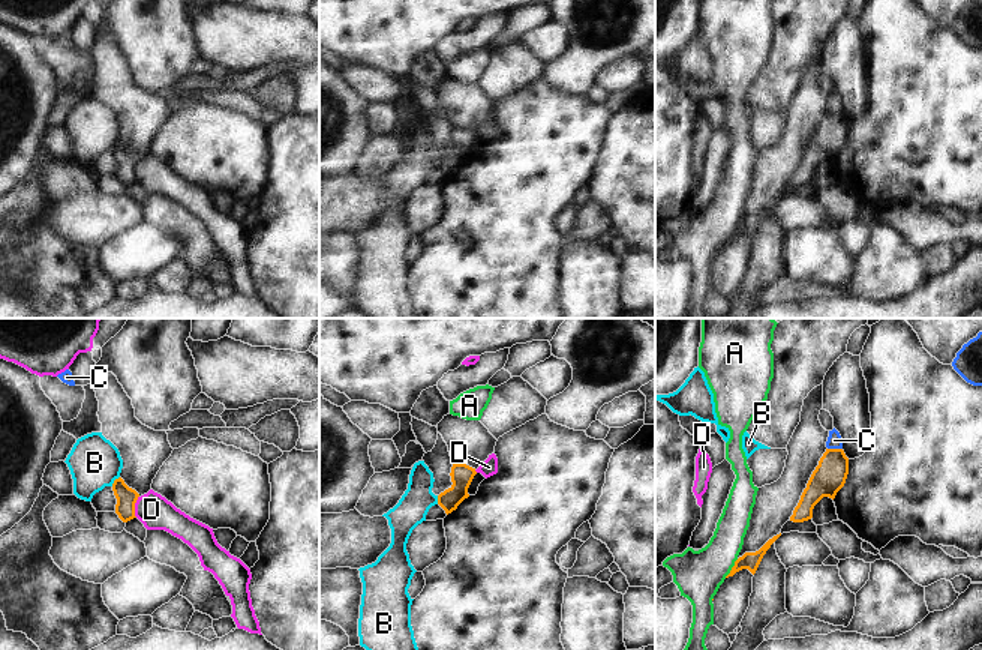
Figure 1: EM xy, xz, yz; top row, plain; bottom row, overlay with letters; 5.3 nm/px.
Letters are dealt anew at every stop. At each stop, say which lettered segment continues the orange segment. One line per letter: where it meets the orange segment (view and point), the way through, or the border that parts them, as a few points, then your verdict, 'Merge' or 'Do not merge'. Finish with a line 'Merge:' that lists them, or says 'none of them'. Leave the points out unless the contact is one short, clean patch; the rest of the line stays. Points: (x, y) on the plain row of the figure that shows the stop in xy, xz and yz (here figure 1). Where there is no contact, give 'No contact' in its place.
A: Touches orange at yz (732, 231). Boundary: yz (738, 222), (724, 240). Do not merge
B: Touches orange at xy (114, 144). Boundary: xy (119, 140), (111, 149). Do not merge
C: Touches orange at yz (835, 113). Boundary: yz (828, 111), (841, 113). Do not merge
D: Touches orange at xy (134, 170). Boundary: xy (138, 159), (135, 180). Do not merge
Merge: none of them

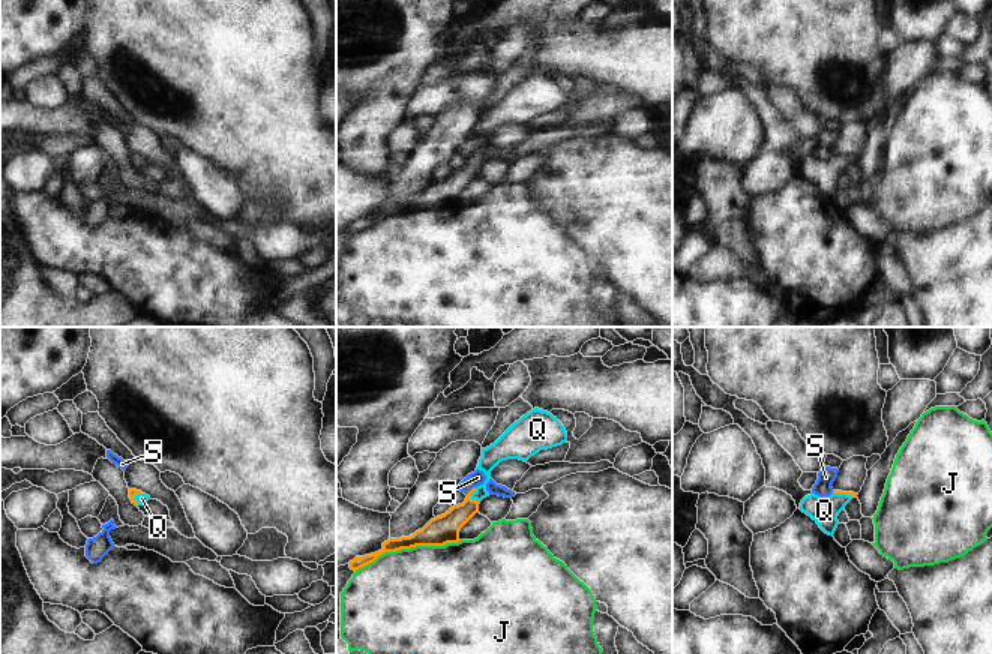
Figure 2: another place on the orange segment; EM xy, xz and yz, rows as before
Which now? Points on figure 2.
J: Touches orange at xz (407, 212). Do not merge
Q: Touches orange at xz (470, 161). Path across: xz (441, 194), (470, 161), (483, 150), (491, 120). Merge
S: Touches orange at xz (471, 153). Boundary: xz (474, 150), (465, 158). Do not merge
Merge: Q

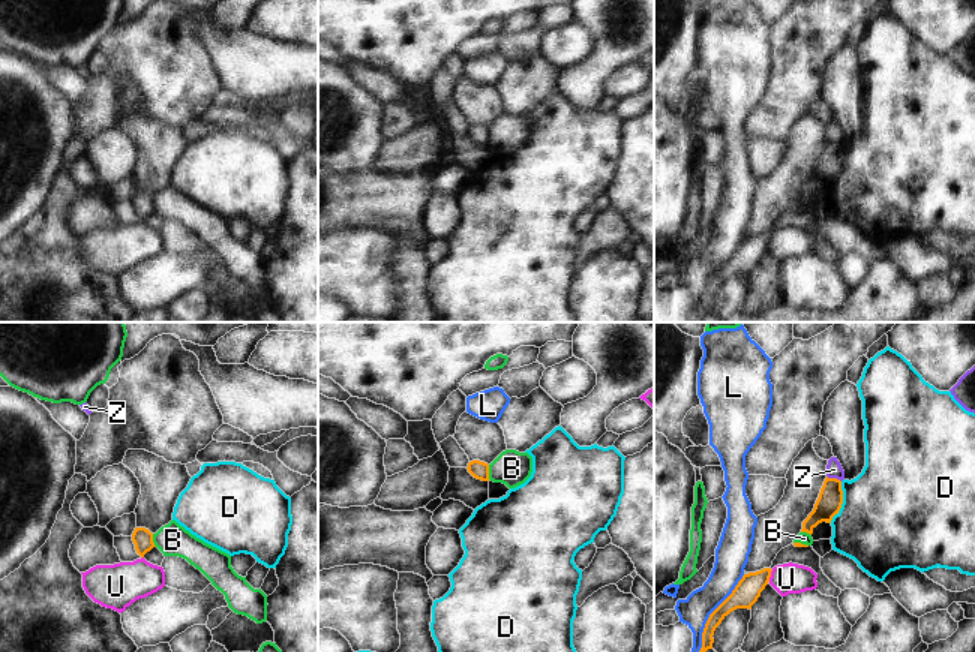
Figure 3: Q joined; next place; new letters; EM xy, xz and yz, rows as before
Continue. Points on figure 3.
B: Touches orange at xz (488, 137). Boundary: xz (488, 129), (489, 143). Do not merge
D: Touches orange at yz (842, 167). Boundary: yz (842, 146), (842, 171), (830, 186). Do not merge
L: Touches orange at yz (710, 279). Boundary: yz (744, 239), (732, 257), (710, 279), (702, 297), (701, 320). Do not merge
U: Touches orange at yz (770, 240). Boundary: yz (773, 234), (768, 245). Do not merge
Z: Touches orange at yz (834, 143). Boundary: yz (827, 140), (836, 141), (840, 146). Do not merge
Merge: none of them

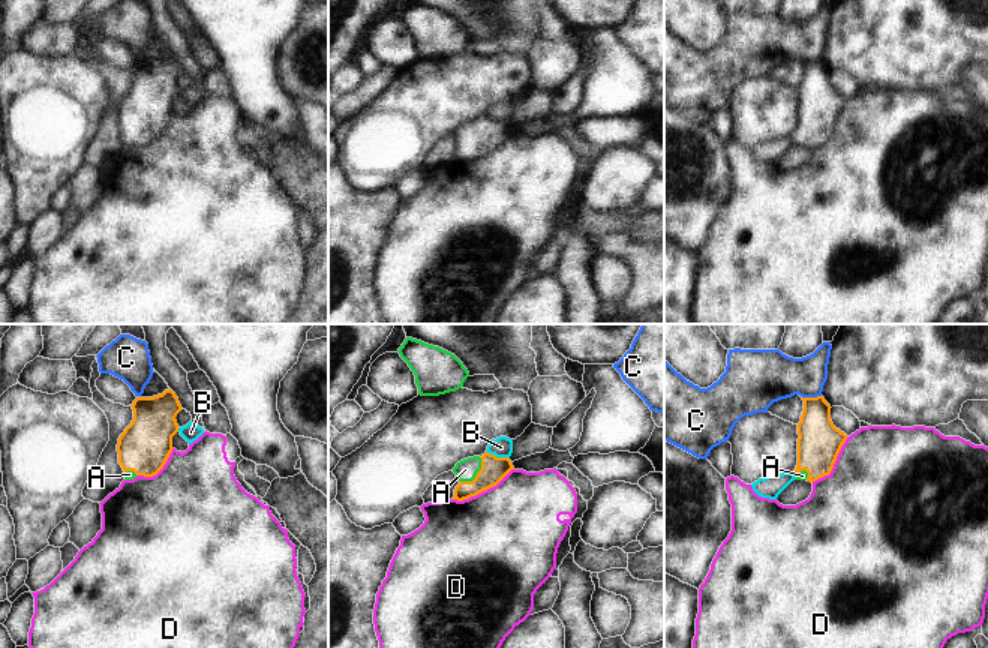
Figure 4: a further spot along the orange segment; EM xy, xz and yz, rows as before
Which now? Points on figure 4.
A: Touches orange at xz (477, 138). Path across: xz (494, 134), (477, 138), (465, 134). Merge
B: Touches orange at xz (495, 120). Boundary: xz (486, 114), (507, 122). Do not merge
C: Touches orange at yz (811, 62). Do not merge
D: Touches orange at xz (483, 155). Do not merge
Merge: A

